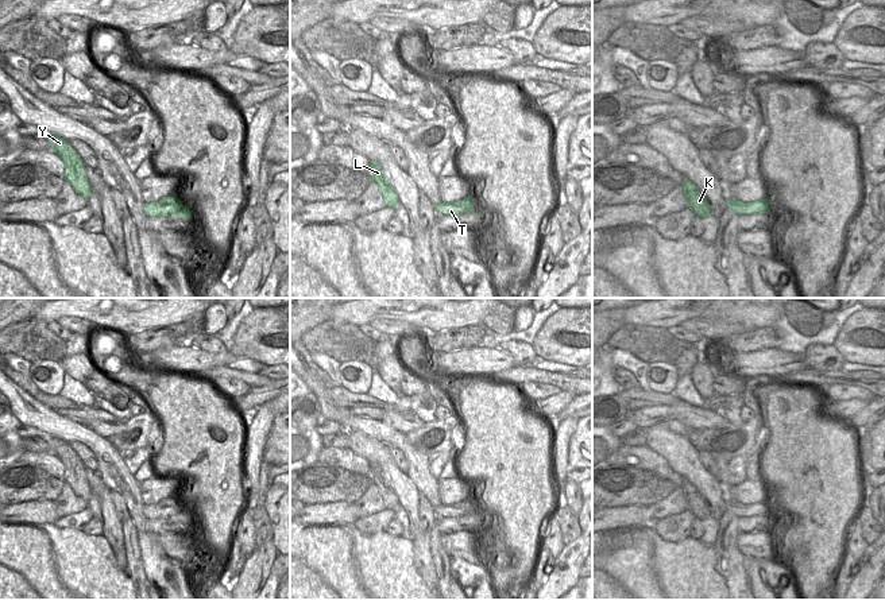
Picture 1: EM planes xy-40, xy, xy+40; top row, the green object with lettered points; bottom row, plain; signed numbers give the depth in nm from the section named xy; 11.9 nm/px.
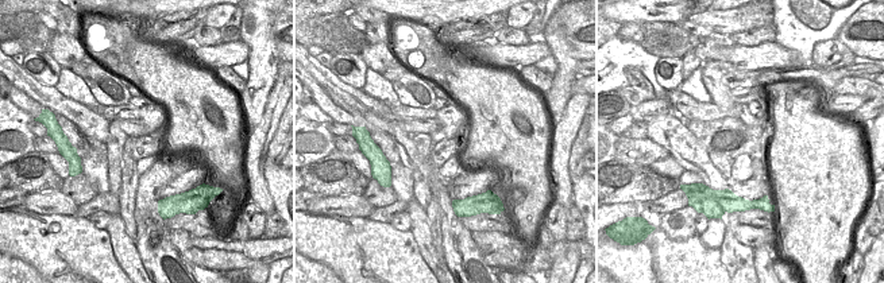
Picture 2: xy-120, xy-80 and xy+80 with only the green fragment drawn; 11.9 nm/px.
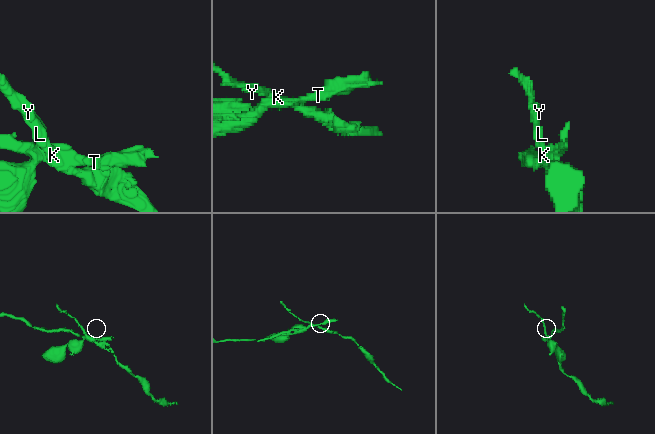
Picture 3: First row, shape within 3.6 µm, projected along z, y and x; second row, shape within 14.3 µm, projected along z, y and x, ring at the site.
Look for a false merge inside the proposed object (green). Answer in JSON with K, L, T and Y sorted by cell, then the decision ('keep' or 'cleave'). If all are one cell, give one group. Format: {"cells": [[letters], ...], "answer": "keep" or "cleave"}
{"cells": [["K", "T"], ["L", "Y"]], "answer": "cleave"}

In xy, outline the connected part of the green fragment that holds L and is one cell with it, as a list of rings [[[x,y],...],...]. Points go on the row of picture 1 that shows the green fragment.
[[[370,162],[370,166],[371,166],[371,181],[378,185],[386,205],[389,205],[390,201],[397,200],[394,187],[390,183],[390,181],[384,178],[384,173],[378,163]]]

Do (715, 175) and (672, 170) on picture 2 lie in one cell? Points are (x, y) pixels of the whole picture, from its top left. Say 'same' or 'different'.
different

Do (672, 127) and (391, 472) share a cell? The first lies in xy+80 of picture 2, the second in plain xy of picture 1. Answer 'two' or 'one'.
one

